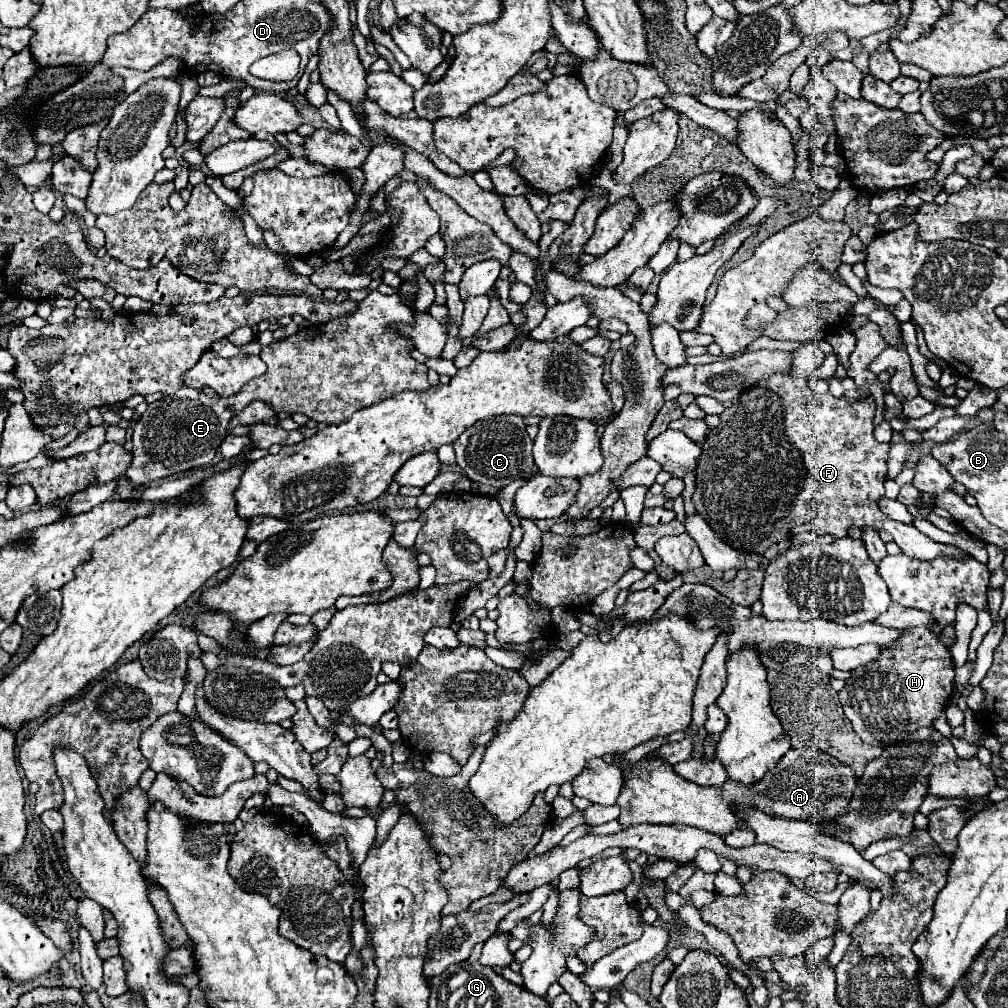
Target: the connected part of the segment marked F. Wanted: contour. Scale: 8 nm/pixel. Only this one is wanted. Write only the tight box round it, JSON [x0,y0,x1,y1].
[693,340,963,560]

